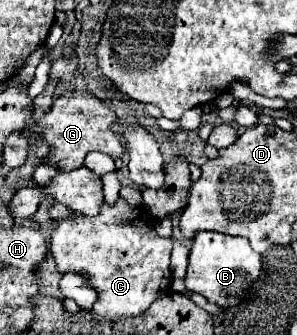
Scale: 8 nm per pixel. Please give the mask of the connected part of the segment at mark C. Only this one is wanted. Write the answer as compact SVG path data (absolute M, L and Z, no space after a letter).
M123 198L111 208L107 202L103 202L101 212L93 218L75 214L77 218L69 220L57 220L51 224L53 228L53 242L51 242L51 254L57 262L57 268L61 274L65 272L81 272L83 276L89 278L89 282L99 290L99 302L95 302L93 312L103 316L103 318L129 318L129 316L139 316L143 314L157 298L169 294L169 284L173 280L171 270L169 270L169 260L171 260L171 250L173 250L173 240L171 238L161 238L157 236L153 228L153 218L147 214L147 210L129 206Z

